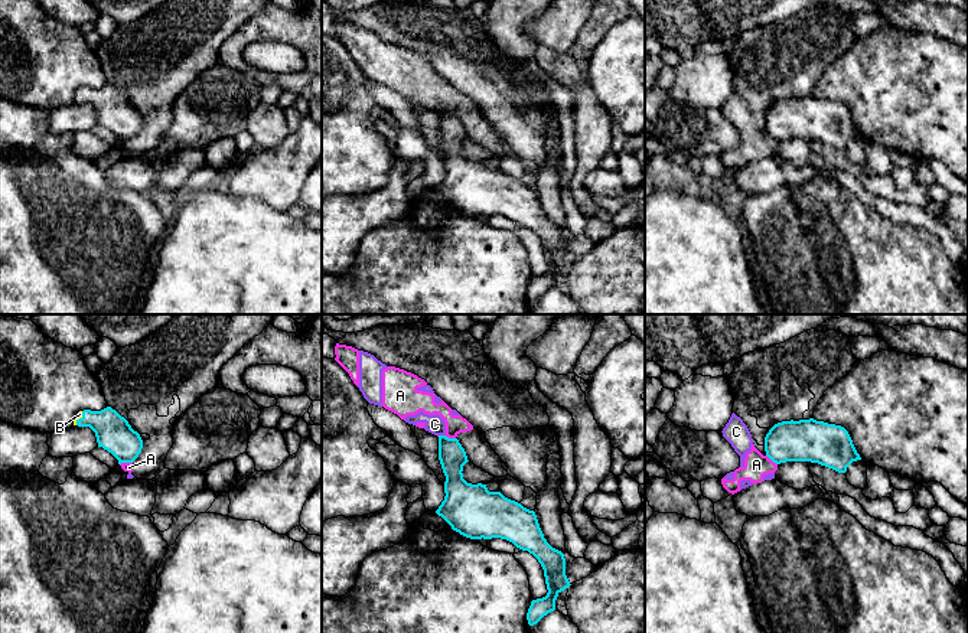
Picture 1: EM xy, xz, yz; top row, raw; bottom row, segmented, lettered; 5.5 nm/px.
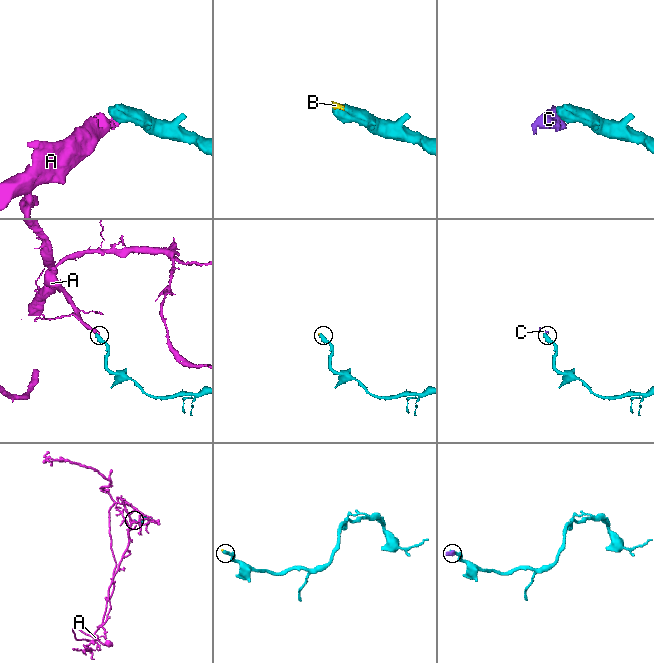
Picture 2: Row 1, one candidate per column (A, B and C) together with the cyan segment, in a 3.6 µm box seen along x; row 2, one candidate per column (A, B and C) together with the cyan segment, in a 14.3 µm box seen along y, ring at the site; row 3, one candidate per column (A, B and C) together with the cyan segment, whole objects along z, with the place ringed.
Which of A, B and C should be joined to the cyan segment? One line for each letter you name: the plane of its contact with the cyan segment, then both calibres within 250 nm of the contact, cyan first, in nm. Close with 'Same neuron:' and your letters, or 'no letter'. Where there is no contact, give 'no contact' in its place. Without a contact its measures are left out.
B: contact in xy; calibres 200 and 30 nm
Same neuron: B

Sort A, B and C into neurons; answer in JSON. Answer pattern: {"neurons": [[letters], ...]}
{"neurons": [["A", "C"], ["B"]]}

